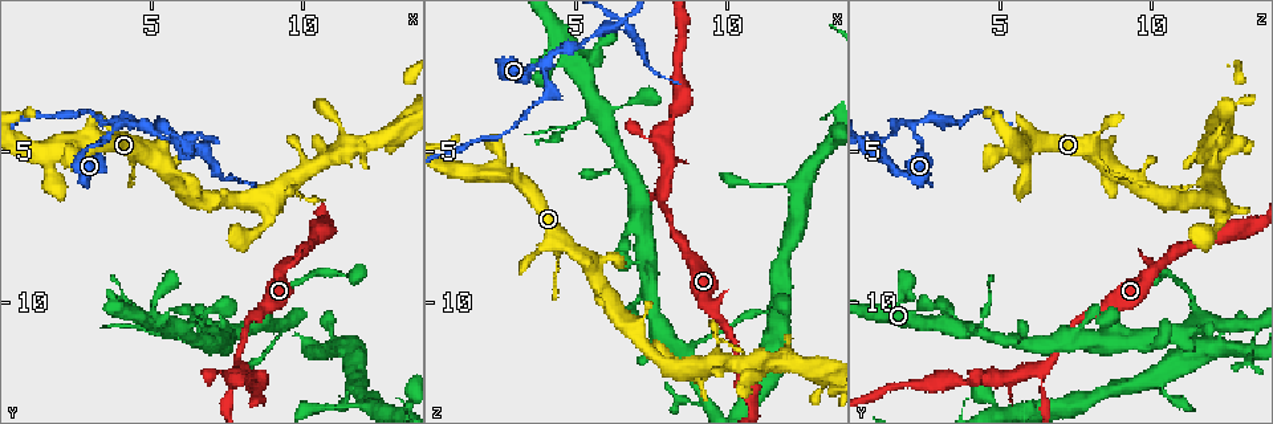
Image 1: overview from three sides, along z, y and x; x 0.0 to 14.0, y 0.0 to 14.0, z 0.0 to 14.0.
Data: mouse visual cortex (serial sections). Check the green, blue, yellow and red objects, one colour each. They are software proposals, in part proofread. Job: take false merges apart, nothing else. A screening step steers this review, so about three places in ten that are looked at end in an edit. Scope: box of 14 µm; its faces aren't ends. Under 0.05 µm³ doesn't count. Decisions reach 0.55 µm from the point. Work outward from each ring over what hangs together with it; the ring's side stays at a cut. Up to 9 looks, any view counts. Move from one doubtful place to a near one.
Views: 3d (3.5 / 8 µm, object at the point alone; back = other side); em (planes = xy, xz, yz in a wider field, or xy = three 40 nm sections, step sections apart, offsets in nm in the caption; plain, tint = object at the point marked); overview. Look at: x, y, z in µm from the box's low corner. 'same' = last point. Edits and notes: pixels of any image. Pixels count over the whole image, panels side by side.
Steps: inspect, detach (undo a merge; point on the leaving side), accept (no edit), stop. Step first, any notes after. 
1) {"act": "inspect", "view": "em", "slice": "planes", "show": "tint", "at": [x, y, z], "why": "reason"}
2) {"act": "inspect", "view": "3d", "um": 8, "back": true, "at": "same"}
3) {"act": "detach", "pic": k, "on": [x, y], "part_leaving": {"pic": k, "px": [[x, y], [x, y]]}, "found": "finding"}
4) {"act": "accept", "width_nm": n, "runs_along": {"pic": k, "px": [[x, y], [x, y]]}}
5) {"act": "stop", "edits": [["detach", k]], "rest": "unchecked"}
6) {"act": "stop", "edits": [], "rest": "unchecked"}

{"act": "inspect", "view": "3d", "um": 3.5, "at": [3.9, 4.2, 2.0], "why": "three-way junction"}

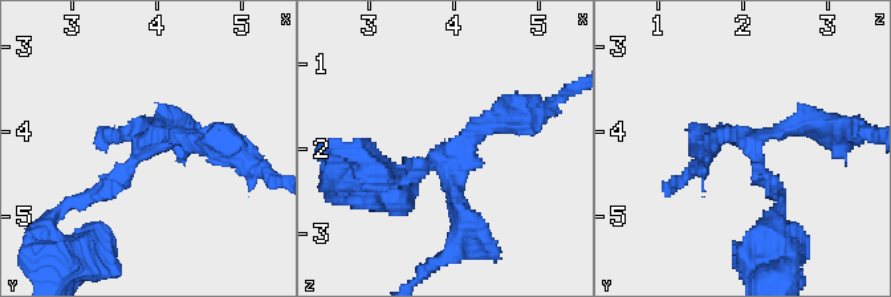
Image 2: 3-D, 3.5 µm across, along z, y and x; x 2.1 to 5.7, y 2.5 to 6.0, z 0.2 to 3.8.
{"act": "inspect", "view": "em", "slice": "xy", "step": 1, "show": "tint", "at": [3.90, 4.10, 2.05], "why": "now the EM"}

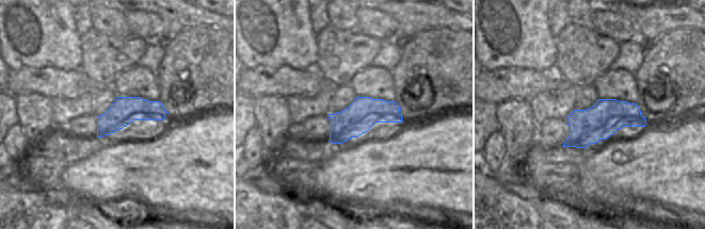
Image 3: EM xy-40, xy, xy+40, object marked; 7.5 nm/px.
{"act": "accept", "arm_widths_nm": [150, 150, 200], "runs_along": {"pic": 2, "px": [[385, 187], [511, 113]]}, "found": "continuous, no second cell"}

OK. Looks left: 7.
{"act": "inspect", "view": "em", "slice": "xy", "step": 3, "show": "tint", "at": [4.5, 10.6, 4.3], "why": "narrows sharply"}

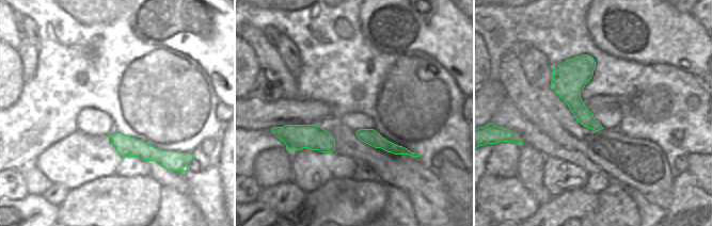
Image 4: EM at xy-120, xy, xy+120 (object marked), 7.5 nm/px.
{"act": "inspect", "view": "3d", "um": 3.5, "back": true, "at": "same"}

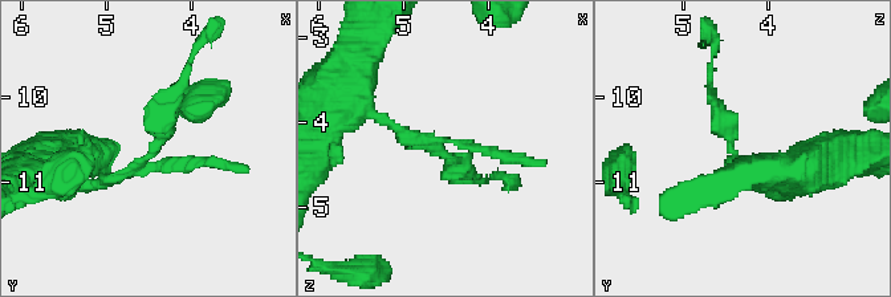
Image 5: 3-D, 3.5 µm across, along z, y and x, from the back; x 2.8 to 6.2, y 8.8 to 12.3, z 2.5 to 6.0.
{"act": "accept", "runs_along": {"pic": 4, "px": [[112, 135], [149, 154], [171, 152]]}, "found": "continuous, no second cell"}

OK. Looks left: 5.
{"act": "inspect", "view": "3d", "um": 3.5, "at": [7.9, 12.0, 6.6]}

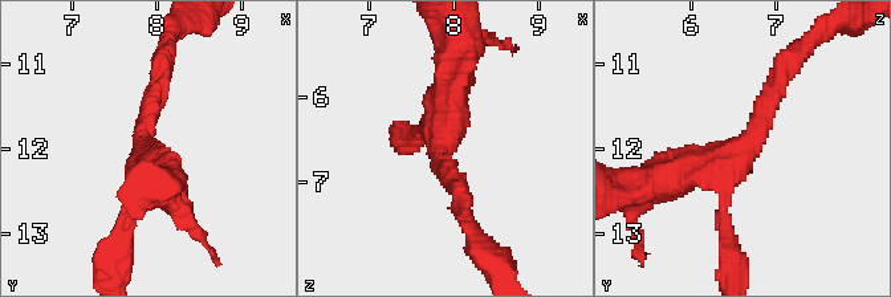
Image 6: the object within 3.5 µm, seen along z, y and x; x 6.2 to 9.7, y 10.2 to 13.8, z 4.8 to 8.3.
{"act": "inspect", "view": "em", "slice": "xy", "step": 5, "show": "tint", "at": [7.90, 12.05, 6.60], "arms": 3, "arm_widths_nm": [150, 250, 400]}

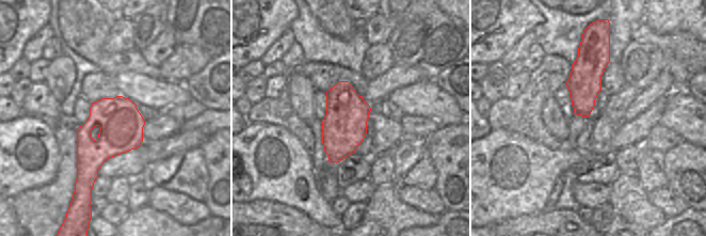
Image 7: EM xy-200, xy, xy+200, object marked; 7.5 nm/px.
{"act": "accept", "runs_along": {"pic": 6, "px": [[781, 81], [747, 146], [666, 179]]}, "found": "one cell here"}

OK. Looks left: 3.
{"act": "inspect", "view": "3d", "um": 8, "at": [8.5, 10.6, 11.6], "why": "arms part here"}

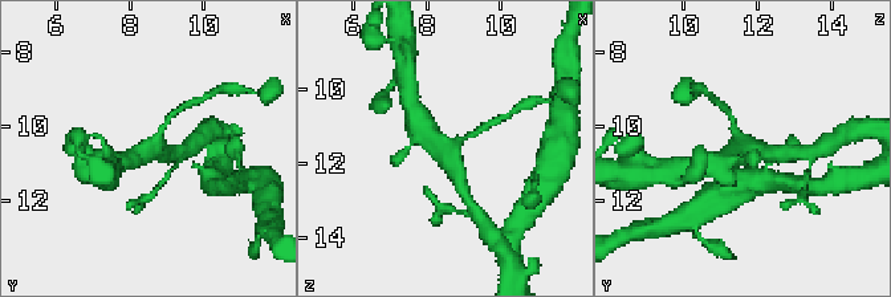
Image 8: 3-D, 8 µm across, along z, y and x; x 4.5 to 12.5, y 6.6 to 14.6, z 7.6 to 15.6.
{"act": "inspect", "view": "3d", "um": 3.5, "at": [8.5, 10.6, 11.7], "why": "closer look"}

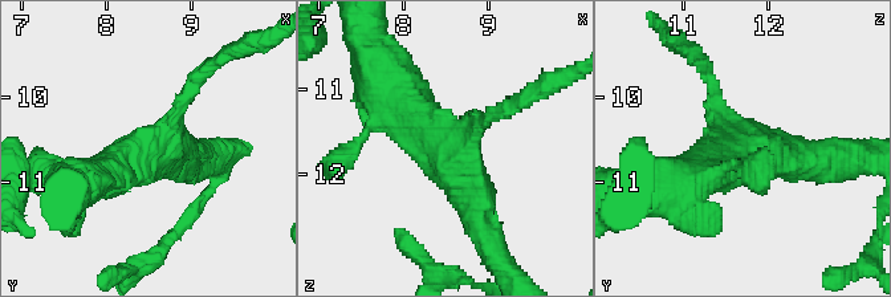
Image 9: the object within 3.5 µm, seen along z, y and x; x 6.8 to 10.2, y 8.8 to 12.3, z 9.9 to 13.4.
{"act": "inspect", "view": "em", "slice": "xy", "step": 3, "show": "tint", "at": [8.50, 10.65, 11.65]}

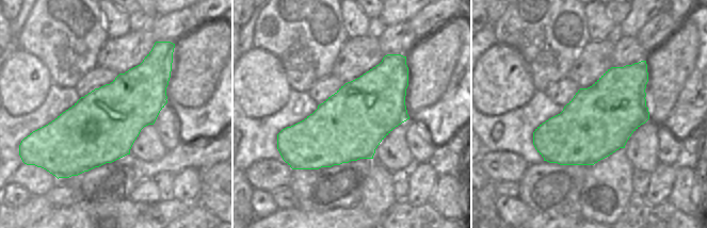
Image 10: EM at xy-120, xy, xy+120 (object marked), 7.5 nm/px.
{"act": "accept", "arm_widths_nm": [200, 400, 500], "runs_along": {"pic": 9, "px": [[386, 84], [447, 141], [479, 216]]}, "found": "all the same cell"}

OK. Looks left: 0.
{"act": "stop", "edits": [], "rest": "unchecked"}

